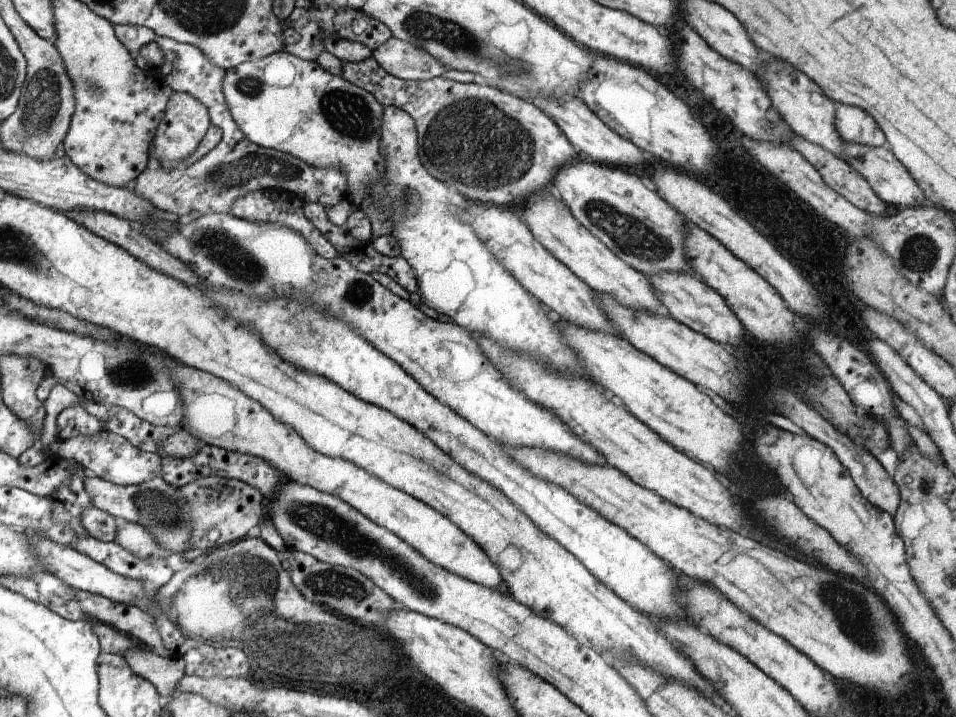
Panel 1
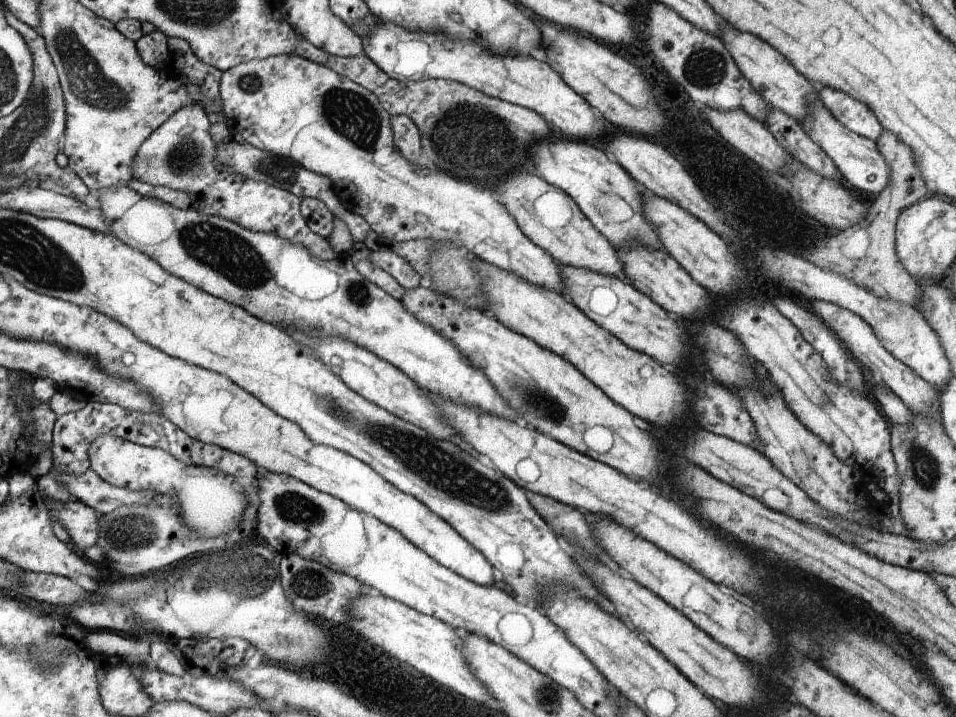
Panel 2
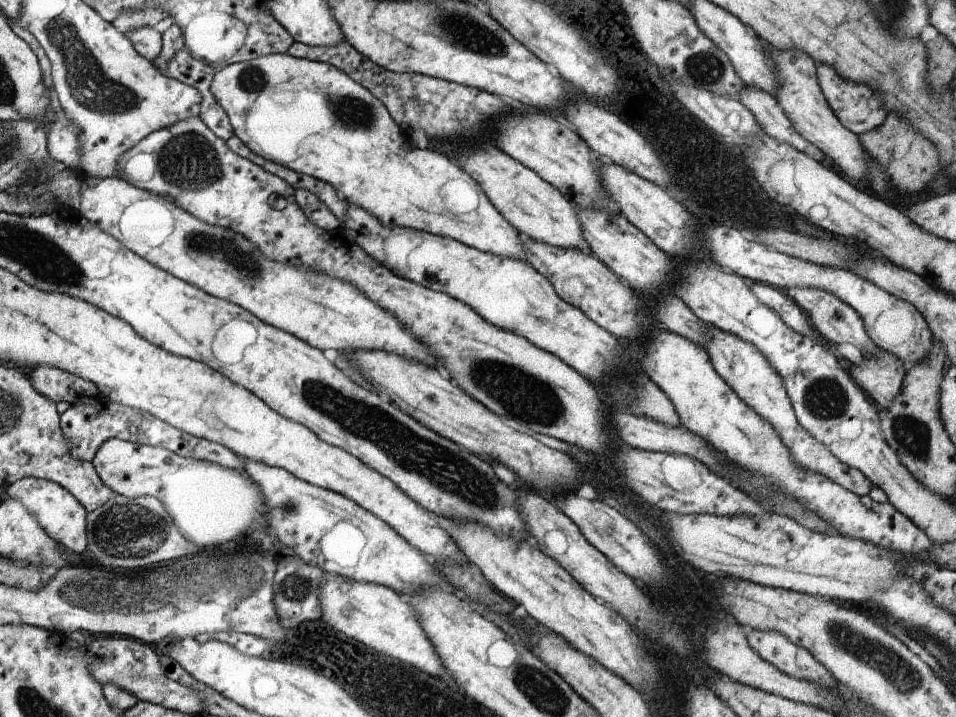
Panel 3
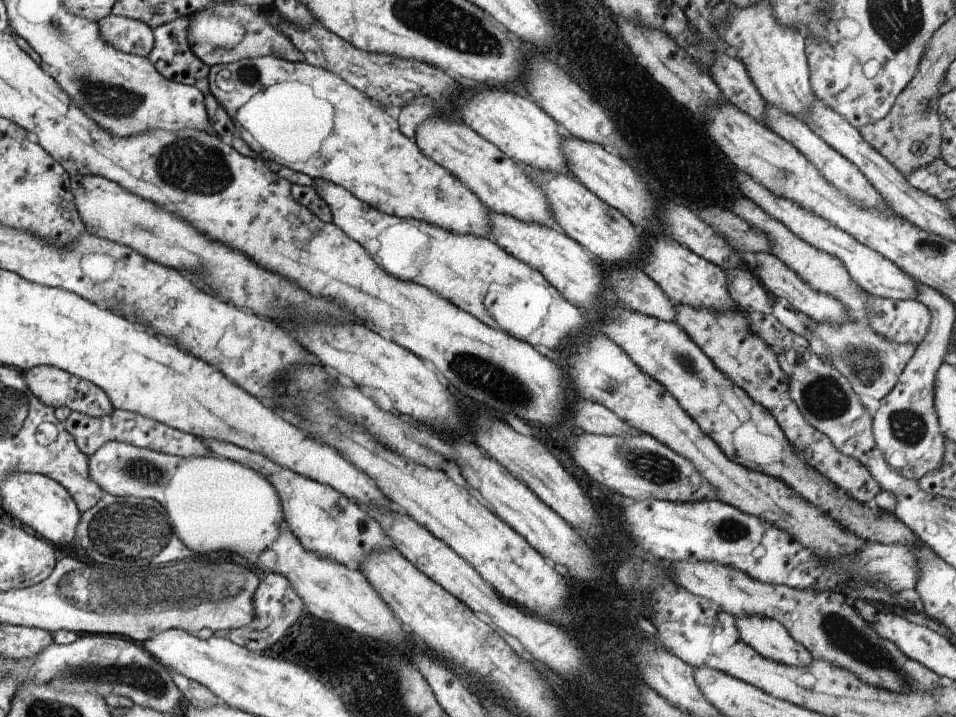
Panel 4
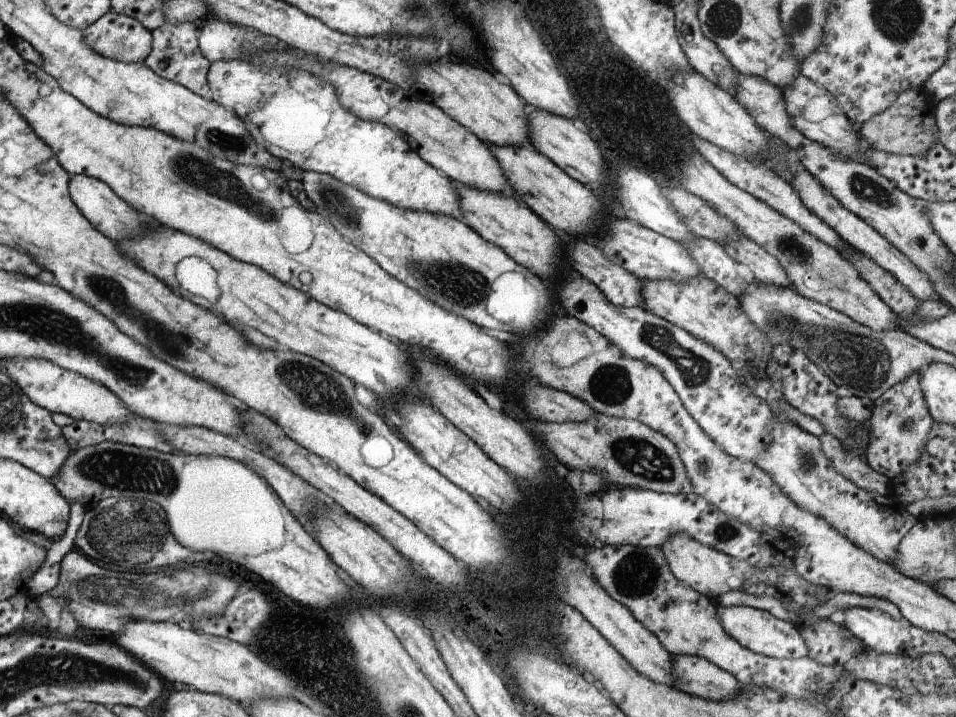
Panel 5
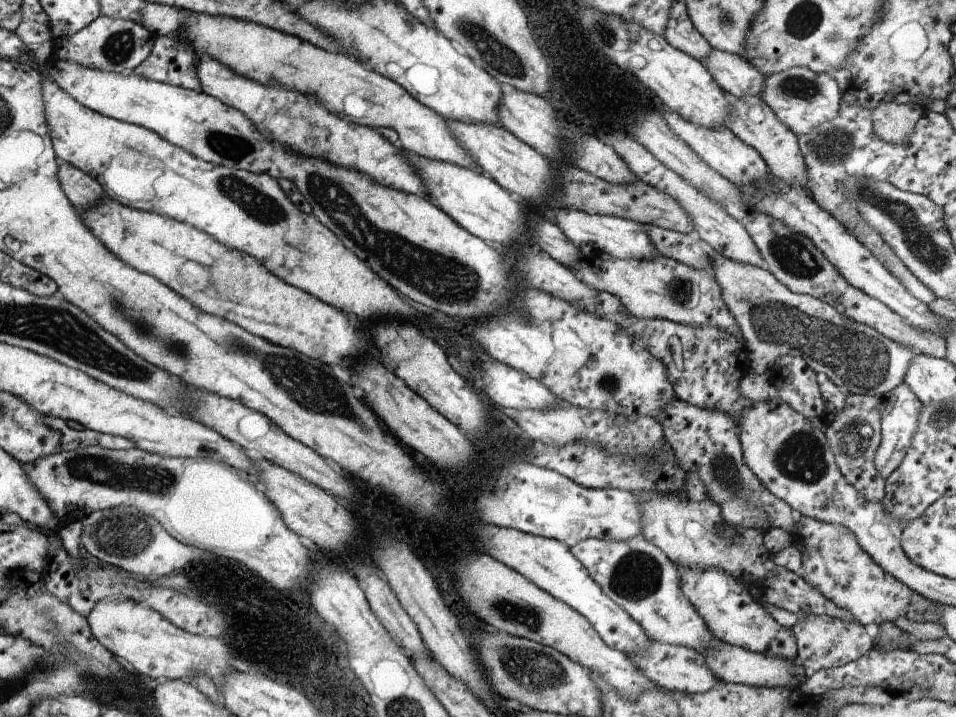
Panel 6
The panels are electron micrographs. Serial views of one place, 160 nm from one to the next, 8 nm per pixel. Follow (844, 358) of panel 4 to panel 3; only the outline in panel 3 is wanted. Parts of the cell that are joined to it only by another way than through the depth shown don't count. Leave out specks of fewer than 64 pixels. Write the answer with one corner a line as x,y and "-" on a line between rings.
880,350
877,355
864,355
860,364
852,363
847,371
855,384
878,404
878,409
886,410
901,392
906,367
894,354

